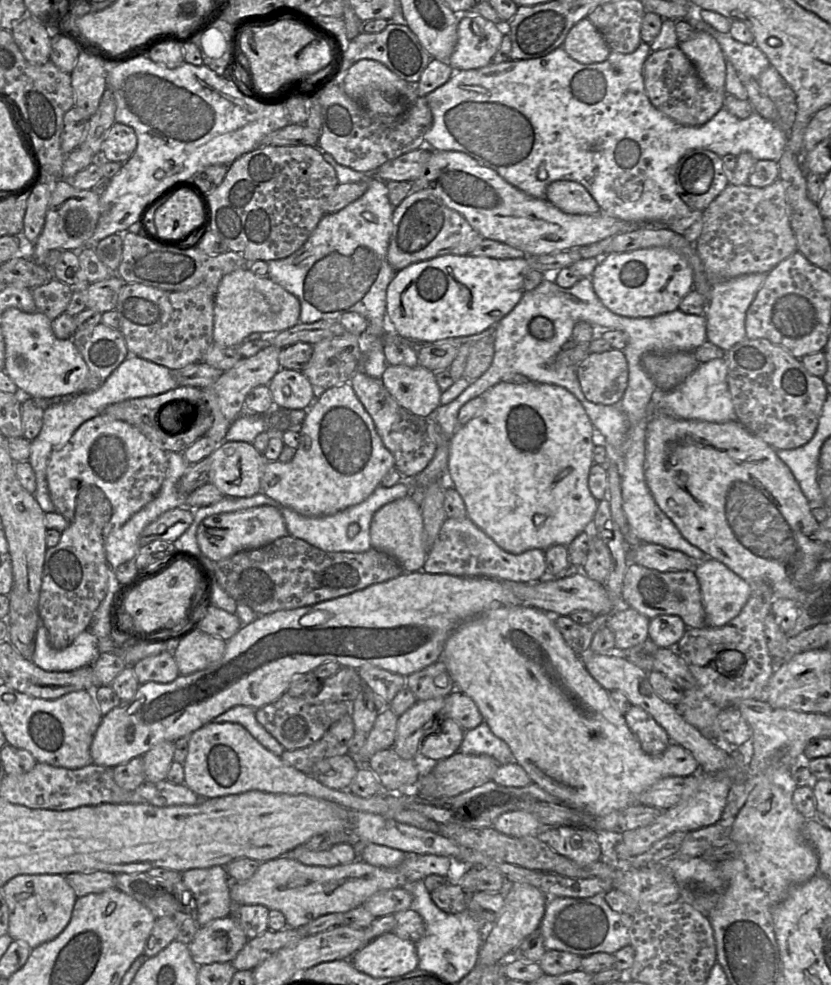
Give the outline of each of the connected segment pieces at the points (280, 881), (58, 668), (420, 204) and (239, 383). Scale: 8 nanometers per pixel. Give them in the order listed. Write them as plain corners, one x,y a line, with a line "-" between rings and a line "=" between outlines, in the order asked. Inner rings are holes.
406,853
403,862
394,868
383,868
370,865
361,859
350,864
333,867
310,866
298,862
287,855
260,863
254,875
243,882
230,881
230,898
235,906
263,905
269,910
283,913
289,928
300,928
312,920
331,913
345,913
362,905
369,897
381,890
402,888
406,884
423,880
426,876
436,874
447,876
451,868
451,859
433,854
=
39,625
35,636
35,650
31,661
47,672
69,672
92,666
100,652
98,638
88,629
79,634
67,648
56,650
48,642
47,630
=
413,190
392,215
393,230
387,259
395,271
443,255
468,255
484,239
467,220
428,190
=
269,345
251,357
242,358
232,368
223,371
213,384
203,388
205,401
213,419
211,427
204,436
217,444
225,440
230,425
245,412
244,401
247,394
255,387
269,385
272,378
281,369
279,364
281,350
274,345

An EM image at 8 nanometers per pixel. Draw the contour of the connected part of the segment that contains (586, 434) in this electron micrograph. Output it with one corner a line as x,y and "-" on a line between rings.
530,381
526,384
501,382
482,396
484,406
479,414
467,424
459,426
449,442
447,467
447,487
454,488
464,501
468,517
479,529
490,537
501,549
511,554
521,554
531,549
545,551
553,545
568,546
580,533
590,528
598,501
588,487
589,472
594,464
593,450
595,445
603,445
598,440
598,433
579,400
565,388
547,383

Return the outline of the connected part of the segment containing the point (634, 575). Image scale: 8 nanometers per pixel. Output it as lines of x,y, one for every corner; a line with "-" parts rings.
629,562
622,585
623,605
650,619
659,615
677,615
687,628
707,627
701,589
694,571
661,572

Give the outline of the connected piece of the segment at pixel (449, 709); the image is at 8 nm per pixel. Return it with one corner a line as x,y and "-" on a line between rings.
457,688
445,700
445,718
454,720
464,731
474,729
483,722
474,701

